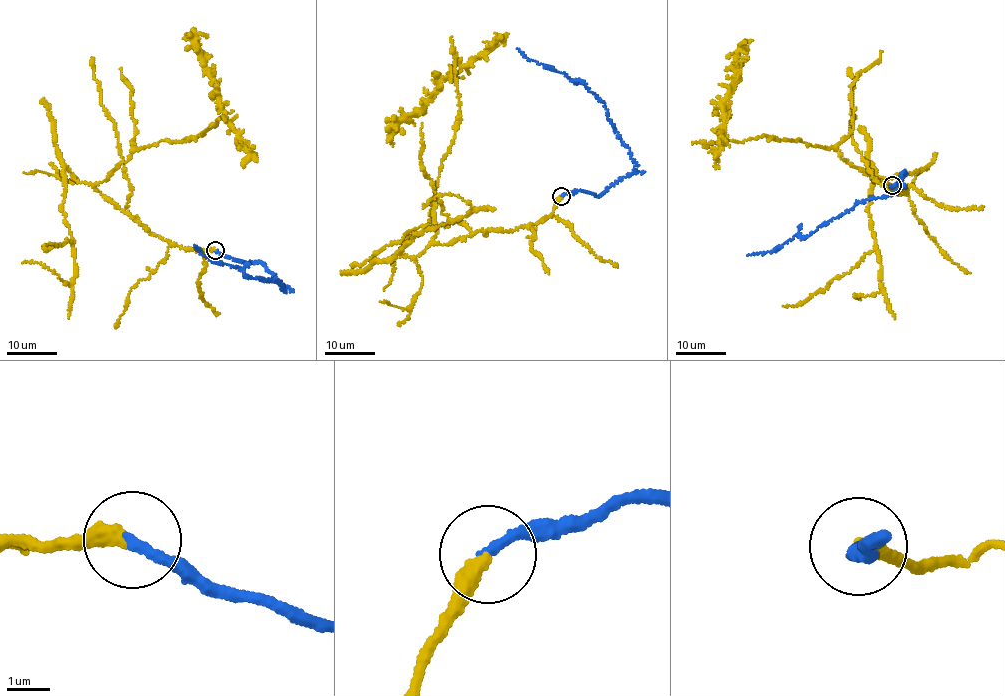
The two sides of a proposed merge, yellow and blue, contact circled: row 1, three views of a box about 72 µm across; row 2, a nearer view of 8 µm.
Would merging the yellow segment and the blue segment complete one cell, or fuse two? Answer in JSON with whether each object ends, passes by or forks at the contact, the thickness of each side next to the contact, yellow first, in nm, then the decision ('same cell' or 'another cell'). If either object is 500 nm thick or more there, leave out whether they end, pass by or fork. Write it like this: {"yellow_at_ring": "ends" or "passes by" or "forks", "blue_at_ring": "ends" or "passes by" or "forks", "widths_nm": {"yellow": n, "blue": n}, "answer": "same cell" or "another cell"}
{"yellow_at_ring": "ends", "blue_at_ring": "ends", "widths_nm": {"yellow": 380, "blue": 260}, "answer": "same cell"}

